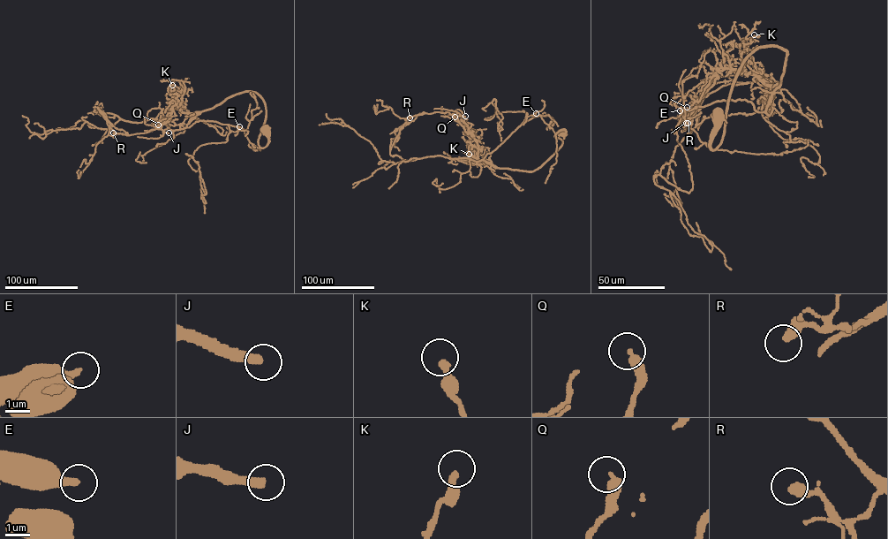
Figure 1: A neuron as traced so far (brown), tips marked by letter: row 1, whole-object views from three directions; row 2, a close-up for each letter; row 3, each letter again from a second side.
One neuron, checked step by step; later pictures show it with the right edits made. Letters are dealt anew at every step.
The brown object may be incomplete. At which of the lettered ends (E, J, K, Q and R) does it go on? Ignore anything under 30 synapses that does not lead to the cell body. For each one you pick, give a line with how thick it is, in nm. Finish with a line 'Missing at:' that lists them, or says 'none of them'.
E: calibre 360 nm
J: calibre 360 nm
Missing at: E, J

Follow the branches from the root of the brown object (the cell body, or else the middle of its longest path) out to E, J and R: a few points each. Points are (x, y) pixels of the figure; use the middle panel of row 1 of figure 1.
E: (560, 132), (554, 136), (562, 140), (561, 145), (533, 170), (498, 168), (483, 160), (536, 113)
J: (560, 132), (561, 145), (537, 169), (494, 168), (477, 158), (477, 141), (456, 117), (465, 116)
R: (560, 132), (559, 148), (523, 171), (480, 160), (477, 141), (454, 115), (410, 117)

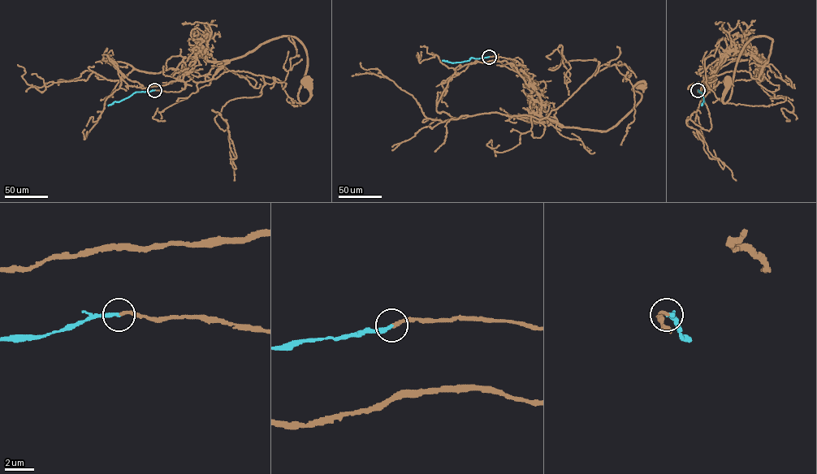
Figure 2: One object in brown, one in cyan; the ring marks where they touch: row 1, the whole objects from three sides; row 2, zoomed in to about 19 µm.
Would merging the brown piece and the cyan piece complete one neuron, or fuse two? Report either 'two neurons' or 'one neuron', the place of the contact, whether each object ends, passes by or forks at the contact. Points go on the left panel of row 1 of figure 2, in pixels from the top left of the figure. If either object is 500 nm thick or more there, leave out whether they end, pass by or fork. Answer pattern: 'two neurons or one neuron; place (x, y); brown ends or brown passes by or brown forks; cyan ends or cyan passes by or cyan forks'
one neuron; place (154, 90); brown ends; cyan ends

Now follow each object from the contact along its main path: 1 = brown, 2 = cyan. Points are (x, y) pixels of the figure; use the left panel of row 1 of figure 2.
1: (154, 90), (183, 89), (201, 51), (225, 62), (285, 36), (307, 55), (302, 103), (304, 78)
2: (154, 90), (136, 92), (108, 105)

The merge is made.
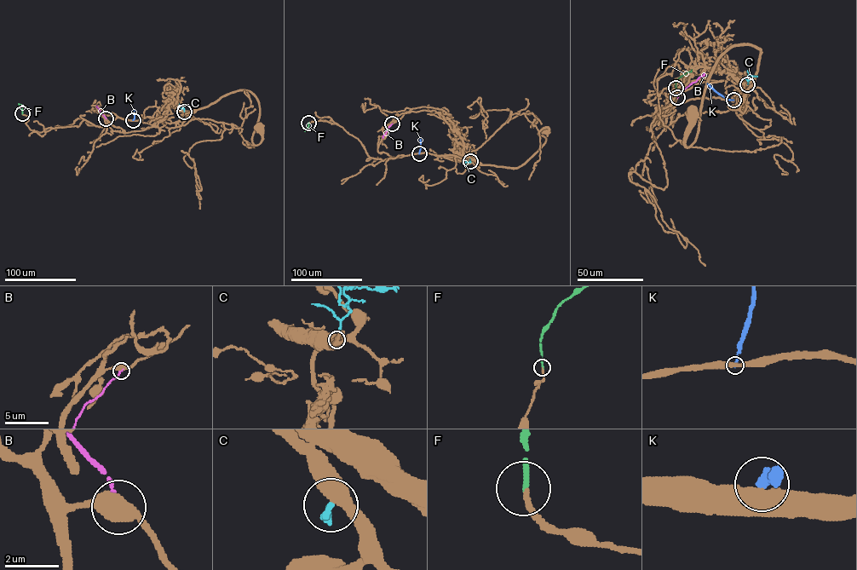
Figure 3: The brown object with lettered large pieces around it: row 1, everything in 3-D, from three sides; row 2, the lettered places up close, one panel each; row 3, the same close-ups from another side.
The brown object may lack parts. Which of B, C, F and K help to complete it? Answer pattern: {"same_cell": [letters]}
{"same_cell": ["F"]}

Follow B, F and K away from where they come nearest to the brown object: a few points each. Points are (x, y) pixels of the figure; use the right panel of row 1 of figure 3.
B: (678, 97), (704, 73)
F: (675, 88), (678, 78), (692, 69)
K: (733, 100), (726, 99), (707, 83)

